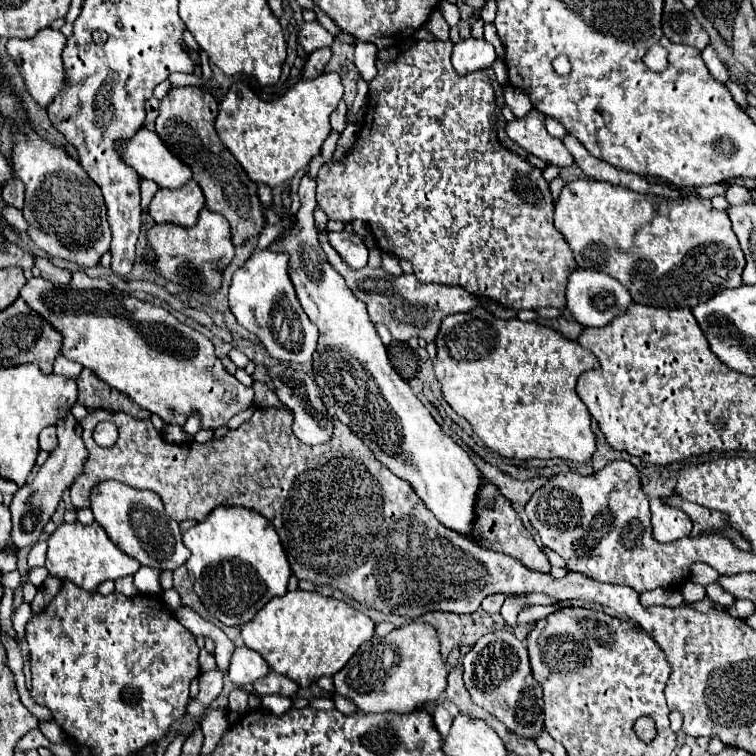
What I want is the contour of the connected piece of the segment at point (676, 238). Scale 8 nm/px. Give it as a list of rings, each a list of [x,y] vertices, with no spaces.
[[[574,180],[570,184],[566,184],[556,200],[556,208],[554,208],[554,222],[556,222],[556,228],[564,234],[564,238],[568,240],[570,248],[574,250],[574,258],[576,258],[576,264],[578,268],[584,268],[584,270],[596,270],[596,272],[604,272],[612,278],[616,278],[630,294],[632,294],[632,300],[638,302],[638,304],[646,304],[646,306],[656,306],[656,308],[694,308],[696,304],[702,304],[706,300],[710,300],[714,294],[726,290],[726,288],[740,288],[744,282],[742,282],[742,272],[744,272],[744,266],[746,266],[746,260],[744,260],[744,252],[738,244],[738,238],[730,226],[730,220],[728,220],[728,214],[724,210],[716,210],[712,208],[710,200],[706,198],[698,198],[698,196],[684,196],[684,198],[678,198],[676,200],[666,199],[664,197],[650,195],[650,194],[636,194],[636,192],[622,187],[612,186],[608,182],[598,182],[598,180]]]

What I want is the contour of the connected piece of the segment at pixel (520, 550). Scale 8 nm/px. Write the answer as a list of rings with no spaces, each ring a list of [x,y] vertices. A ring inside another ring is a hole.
[[[486,482],[480,486],[478,494],[476,494],[476,504],[474,504],[474,524],[472,524],[472,536],[468,536],[472,542],[494,550],[494,552],[502,552],[508,554],[512,558],[516,558],[518,562],[522,562],[526,568],[530,570],[538,570],[538,572],[550,572],[550,562],[544,556],[542,548],[534,542],[534,538],[530,536],[530,532],[524,528],[520,516],[514,512],[512,504],[508,498],[504,498],[504,494],[498,490],[496,484]]]

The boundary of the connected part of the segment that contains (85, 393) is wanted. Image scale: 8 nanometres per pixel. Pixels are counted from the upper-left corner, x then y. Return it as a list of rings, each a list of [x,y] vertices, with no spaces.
[[[86,368],[76,378],[78,384],[78,404],[88,410],[106,410],[106,412],[124,412],[132,418],[150,418],[150,412],[134,404],[128,396],[110,388],[102,380],[98,380]]]

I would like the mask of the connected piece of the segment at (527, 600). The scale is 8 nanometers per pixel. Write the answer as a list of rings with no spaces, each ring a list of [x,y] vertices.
[[[540,593],[529,594],[523,597],[509,596],[506,598],[503,604],[500,614],[507,625],[513,627],[515,626],[517,622],[517,616],[522,609],[535,605],[549,604],[552,604],[552,600],[550,600],[550,598],[546,598],[546,596],[540,596]]]

